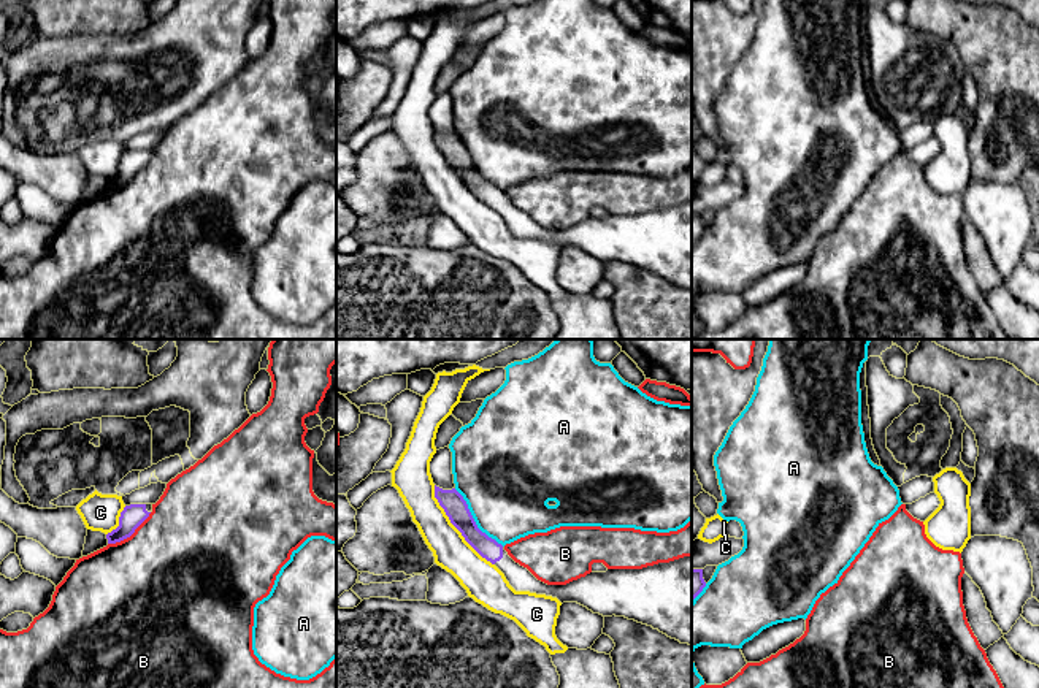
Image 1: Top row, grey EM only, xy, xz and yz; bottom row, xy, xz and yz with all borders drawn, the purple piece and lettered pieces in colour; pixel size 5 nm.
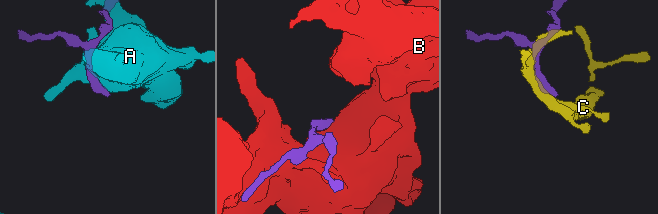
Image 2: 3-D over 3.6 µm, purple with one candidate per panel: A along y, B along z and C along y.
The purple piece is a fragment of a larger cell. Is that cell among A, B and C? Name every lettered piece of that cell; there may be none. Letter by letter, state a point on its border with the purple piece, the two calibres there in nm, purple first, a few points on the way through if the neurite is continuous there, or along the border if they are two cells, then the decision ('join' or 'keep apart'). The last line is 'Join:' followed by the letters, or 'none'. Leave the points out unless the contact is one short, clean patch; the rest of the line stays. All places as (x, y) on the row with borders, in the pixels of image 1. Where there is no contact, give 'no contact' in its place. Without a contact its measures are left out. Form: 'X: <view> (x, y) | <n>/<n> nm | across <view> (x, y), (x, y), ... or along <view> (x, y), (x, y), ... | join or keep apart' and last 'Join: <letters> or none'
A: xz (473, 520) | 120/460 nm | keep apart
B: xy (130, 535) | 120/500 nm | keep apart
C: xz (454, 525) | 120/180 nm | keep apart
Join: none

